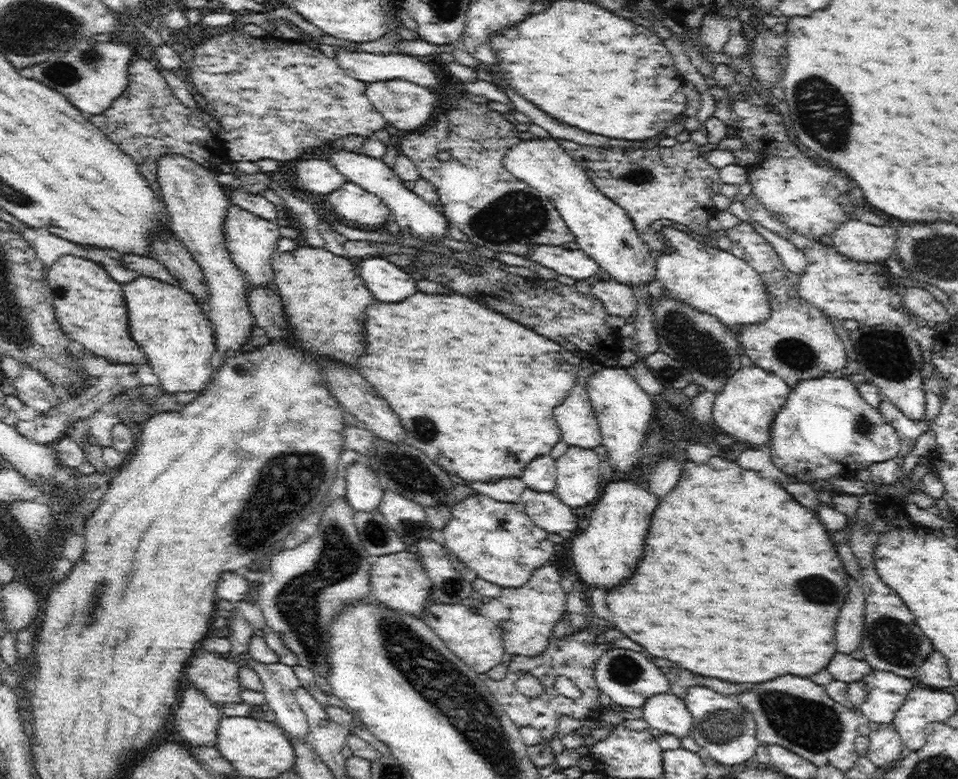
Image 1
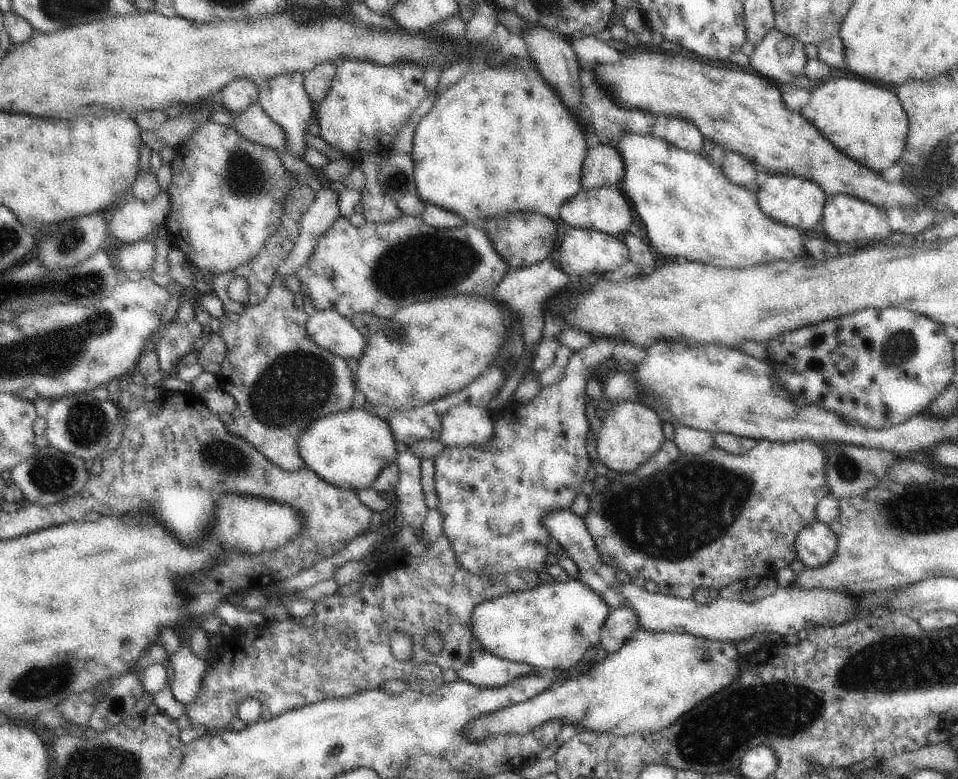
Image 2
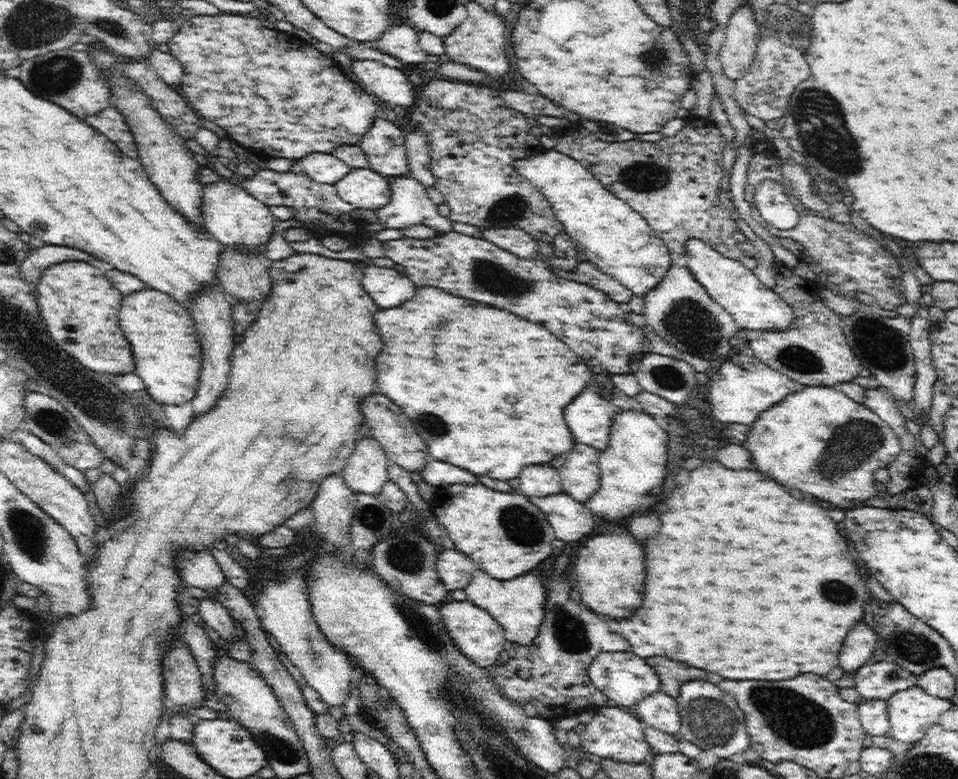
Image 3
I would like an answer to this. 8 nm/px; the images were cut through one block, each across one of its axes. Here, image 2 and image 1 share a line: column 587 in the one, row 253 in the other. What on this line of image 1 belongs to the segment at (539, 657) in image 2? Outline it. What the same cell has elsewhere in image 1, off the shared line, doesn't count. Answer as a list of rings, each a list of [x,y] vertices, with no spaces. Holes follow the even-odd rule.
[[[551,137],[516,142],[504,156],[503,165],[516,178],[547,196],[575,234],[578,248],[626,285],[649,284],[655,279],[656,258],[640,237],[630,215],[592,182],[586,171]]]

